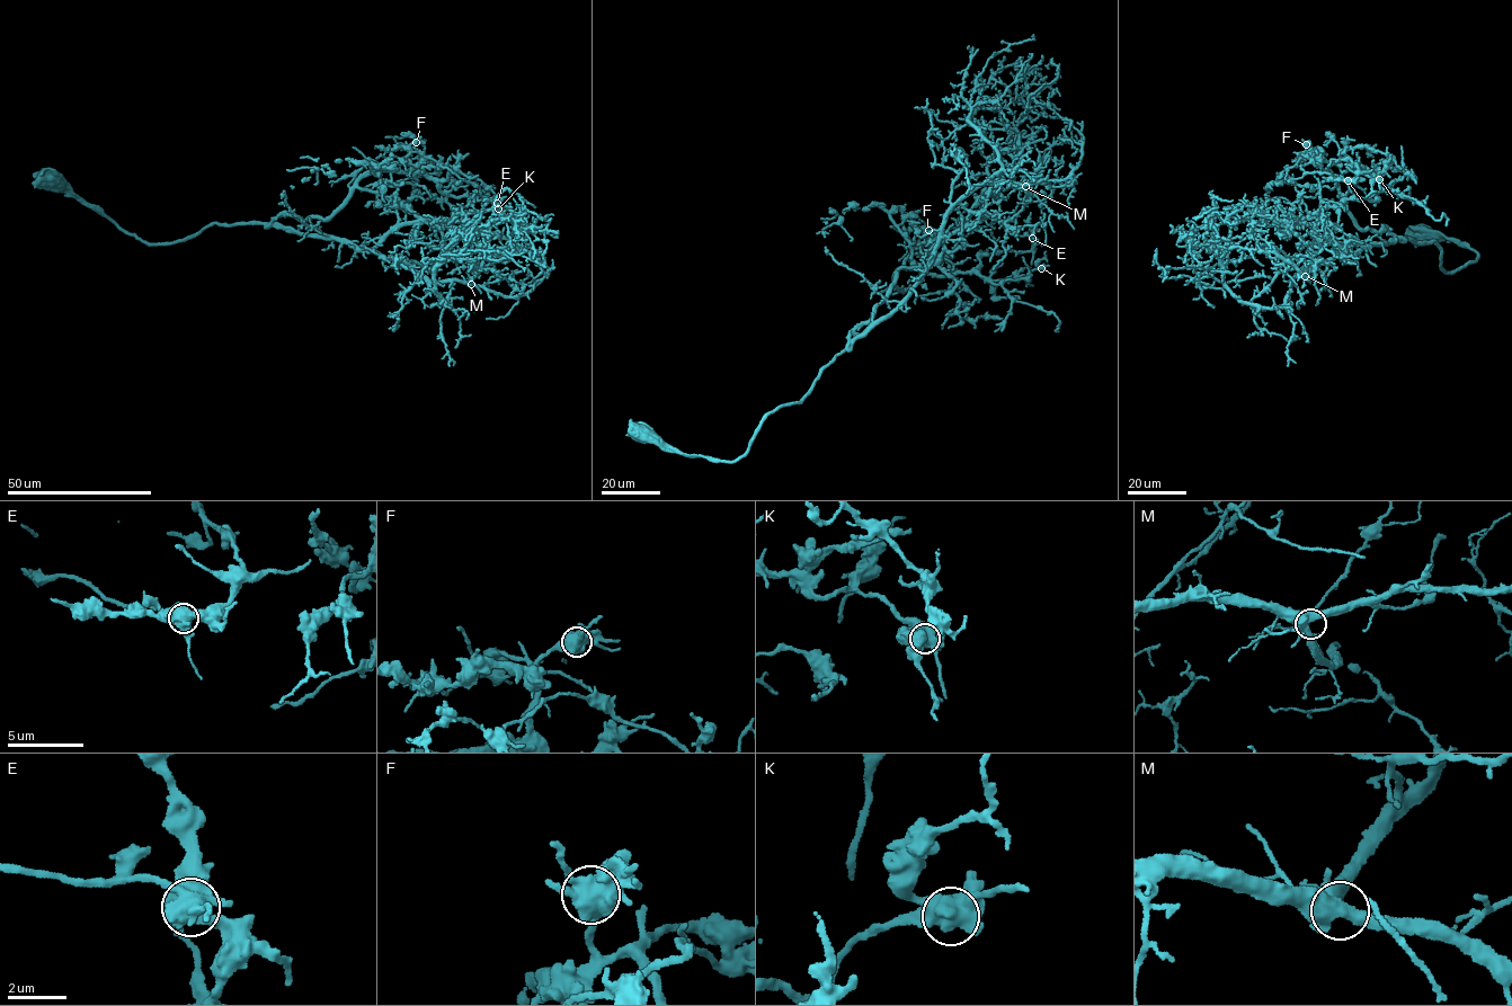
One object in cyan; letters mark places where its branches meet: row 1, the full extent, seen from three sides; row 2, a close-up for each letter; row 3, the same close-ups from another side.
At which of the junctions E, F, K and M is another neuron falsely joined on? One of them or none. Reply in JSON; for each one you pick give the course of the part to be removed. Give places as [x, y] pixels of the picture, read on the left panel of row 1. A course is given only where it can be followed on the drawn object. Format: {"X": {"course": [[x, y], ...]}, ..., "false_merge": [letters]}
{"E": {"course": [[497, 203], [482, 197], [478, 186], [417, 150], [388, 149]]}, "false_merge": ["E"]}

